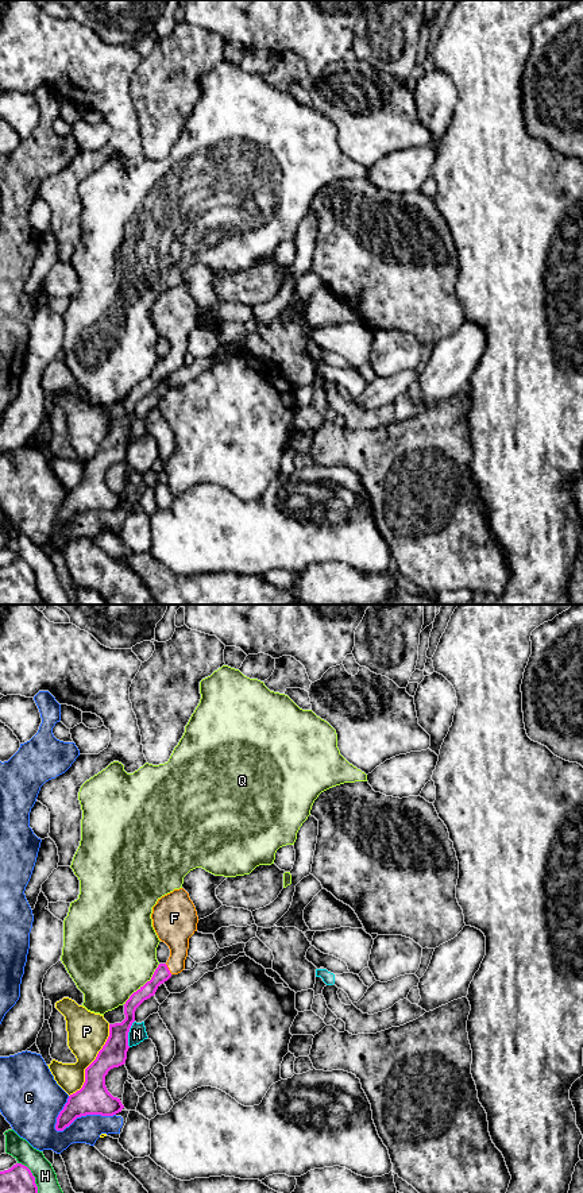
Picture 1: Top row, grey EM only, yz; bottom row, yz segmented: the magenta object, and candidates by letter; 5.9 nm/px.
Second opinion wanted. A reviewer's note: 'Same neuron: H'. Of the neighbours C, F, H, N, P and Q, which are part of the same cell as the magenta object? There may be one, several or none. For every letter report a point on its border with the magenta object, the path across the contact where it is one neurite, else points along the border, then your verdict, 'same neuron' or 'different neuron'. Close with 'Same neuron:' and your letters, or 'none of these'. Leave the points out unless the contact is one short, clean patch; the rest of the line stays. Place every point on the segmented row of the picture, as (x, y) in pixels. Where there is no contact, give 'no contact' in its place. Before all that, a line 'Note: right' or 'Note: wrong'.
Note: wrong
C: contact yz (84, 1115); different neuron
F: contact yz (168, 969); way yz (162, 973), (168, 969), (176, 961), (174, 929); same neuron
H: contact yz (33, 1176); border yz (18, 1162), (30, 1170), (38, 1192); different neuron
N: contact yz (127, 1034); border yz (134, 1020), (128, 1033), (128, 1046); different neuron
P: contact yz (92, 1062); different neuron
Q: contact yz (145, 984); different neuron
Same neuron: F

